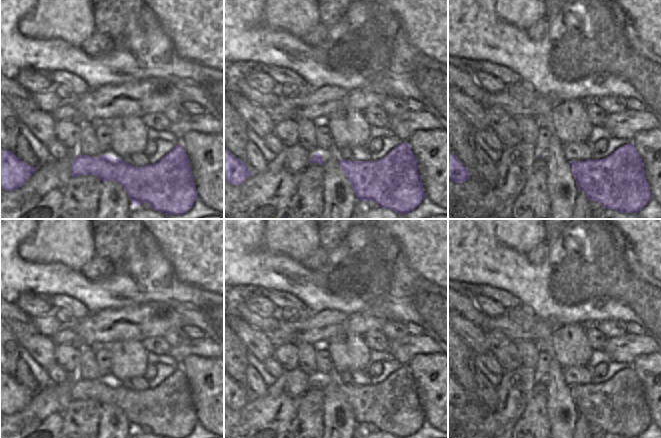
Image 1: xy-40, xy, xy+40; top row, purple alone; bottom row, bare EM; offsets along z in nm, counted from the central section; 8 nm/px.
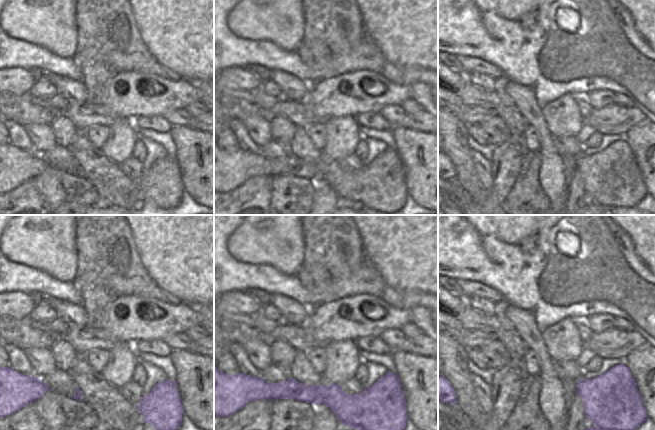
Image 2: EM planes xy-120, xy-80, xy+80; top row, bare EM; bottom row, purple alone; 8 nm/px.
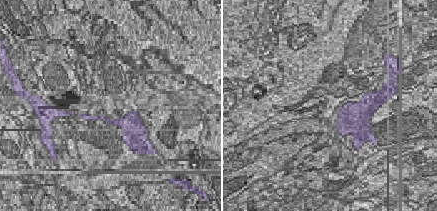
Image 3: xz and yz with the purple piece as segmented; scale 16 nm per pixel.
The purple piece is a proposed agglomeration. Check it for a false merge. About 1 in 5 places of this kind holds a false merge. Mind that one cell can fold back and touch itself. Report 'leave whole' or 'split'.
split

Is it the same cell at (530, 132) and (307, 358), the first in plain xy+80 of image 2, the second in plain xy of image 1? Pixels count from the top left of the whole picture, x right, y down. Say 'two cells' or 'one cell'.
two cells

